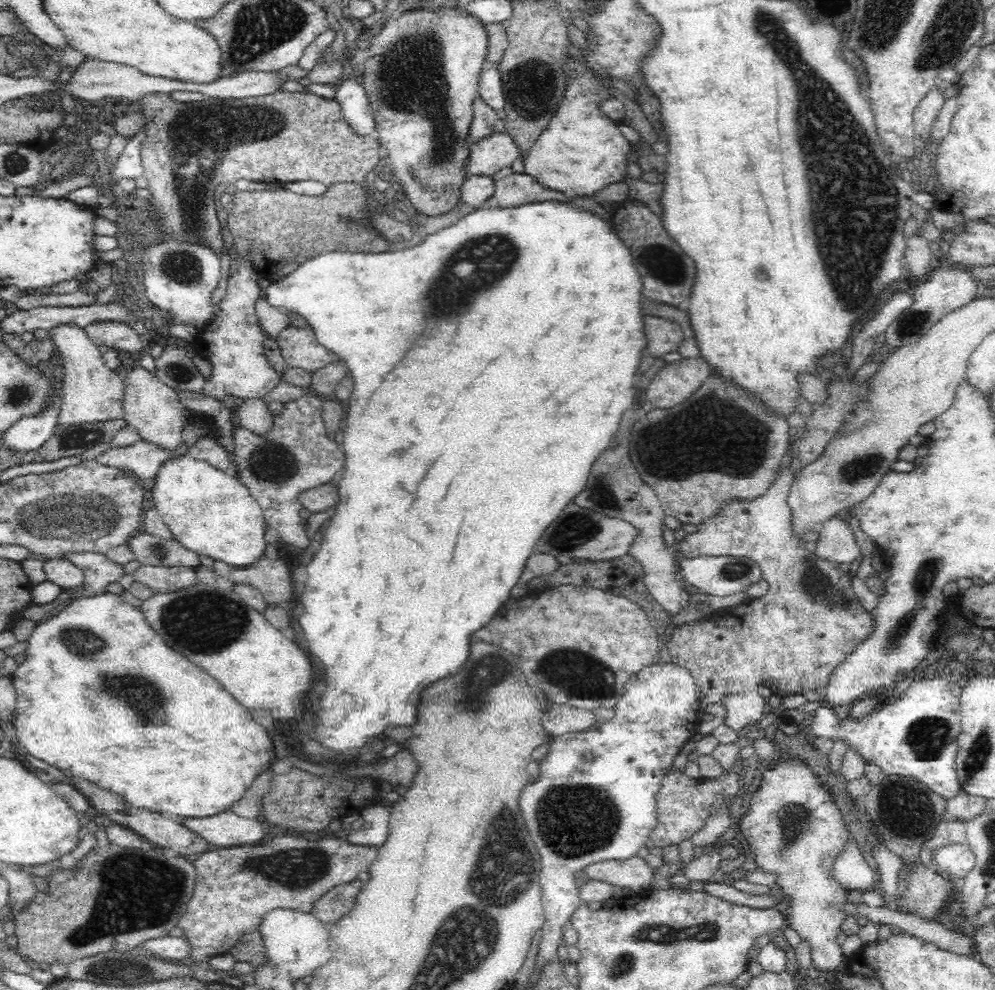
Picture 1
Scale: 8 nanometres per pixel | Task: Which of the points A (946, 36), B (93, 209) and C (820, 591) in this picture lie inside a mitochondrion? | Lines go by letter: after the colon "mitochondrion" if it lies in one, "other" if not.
A: mitochondrion
B: other
C: mitochondrion

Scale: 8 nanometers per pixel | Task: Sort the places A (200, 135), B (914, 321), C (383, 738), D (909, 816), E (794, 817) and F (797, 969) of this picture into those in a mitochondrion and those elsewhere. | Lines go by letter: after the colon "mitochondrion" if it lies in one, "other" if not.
A: mitochondrion
B: mitochondrion
C: other
D: mitochondrion
E: mitochondrion
F: other

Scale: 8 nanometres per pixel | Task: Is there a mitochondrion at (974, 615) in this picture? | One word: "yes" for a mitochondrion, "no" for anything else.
no

